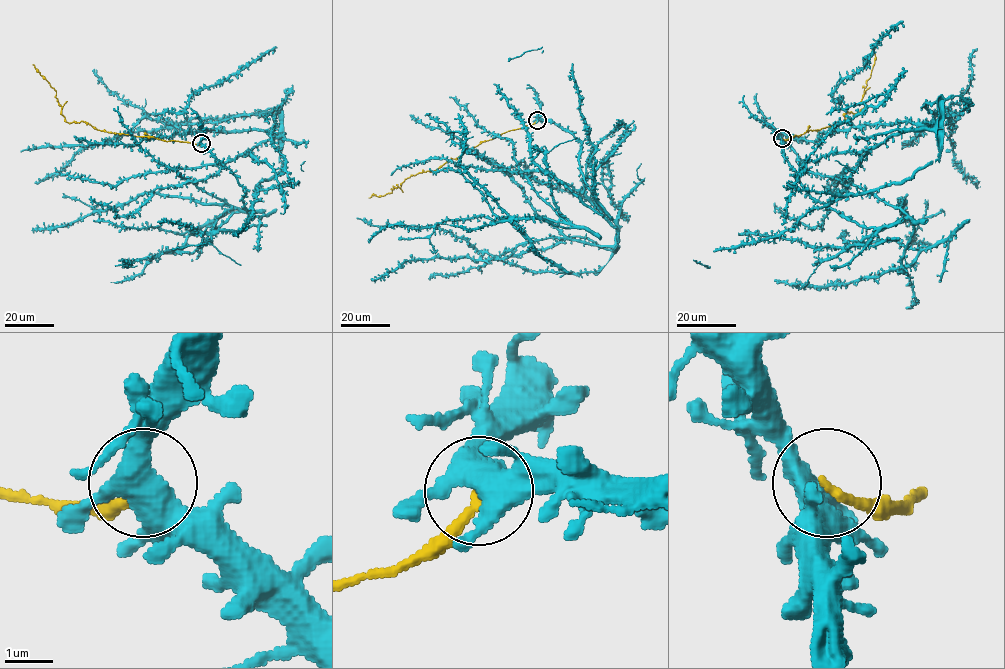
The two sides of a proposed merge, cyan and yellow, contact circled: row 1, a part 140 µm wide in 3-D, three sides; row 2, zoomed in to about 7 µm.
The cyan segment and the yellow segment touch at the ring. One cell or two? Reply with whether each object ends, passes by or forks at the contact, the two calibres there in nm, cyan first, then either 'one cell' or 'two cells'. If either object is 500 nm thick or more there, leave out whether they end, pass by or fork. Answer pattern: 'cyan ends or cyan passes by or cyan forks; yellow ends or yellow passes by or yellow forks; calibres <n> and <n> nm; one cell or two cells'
cyan forks; yellow ends; calibres 460 and 200 nm; two cells

